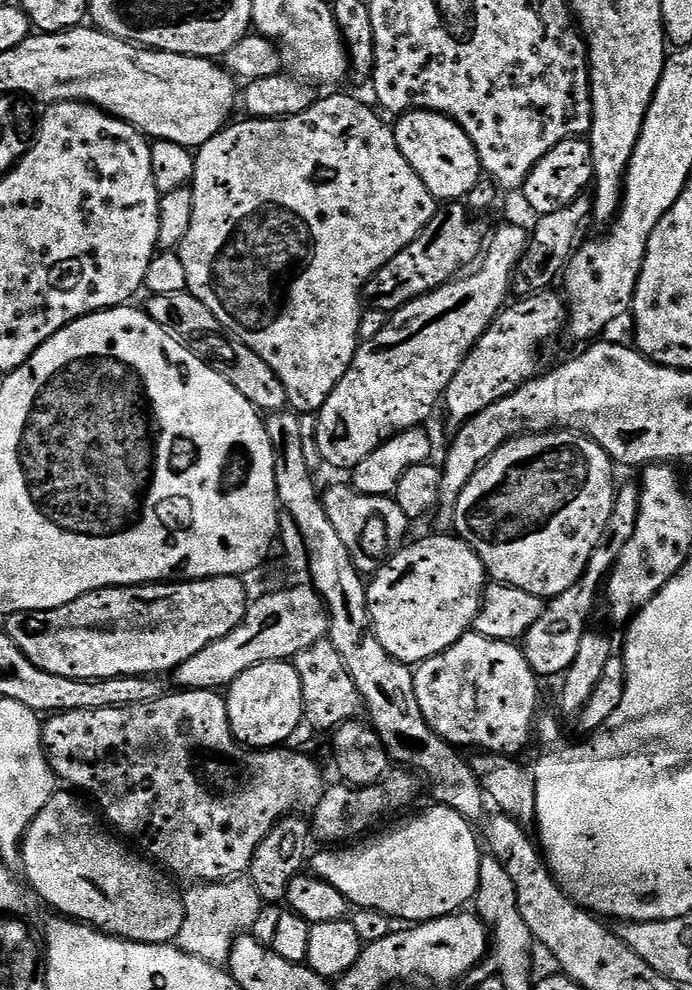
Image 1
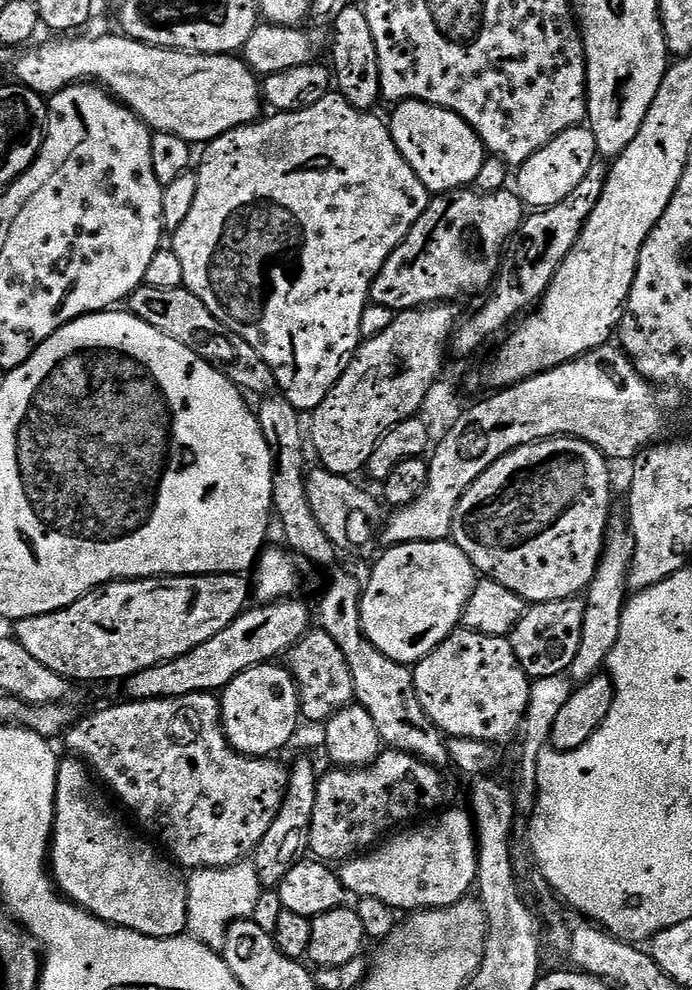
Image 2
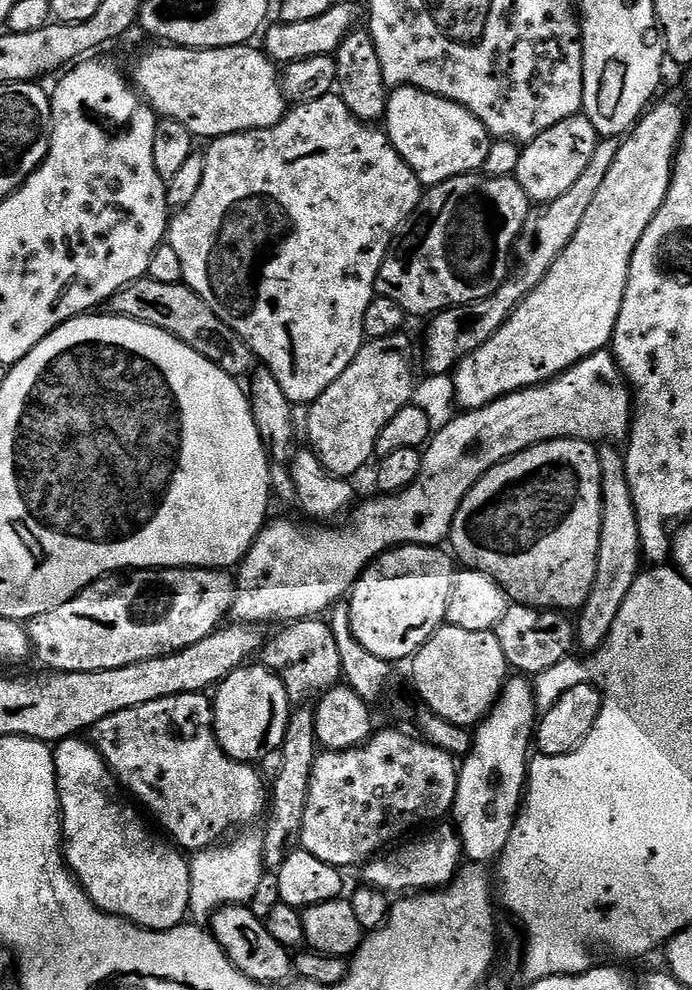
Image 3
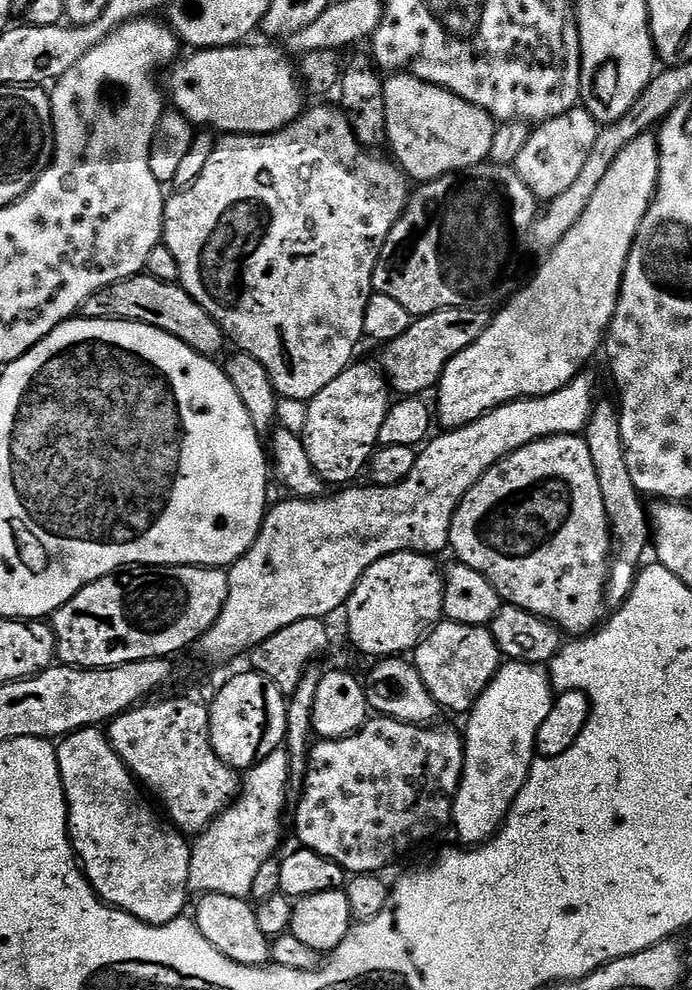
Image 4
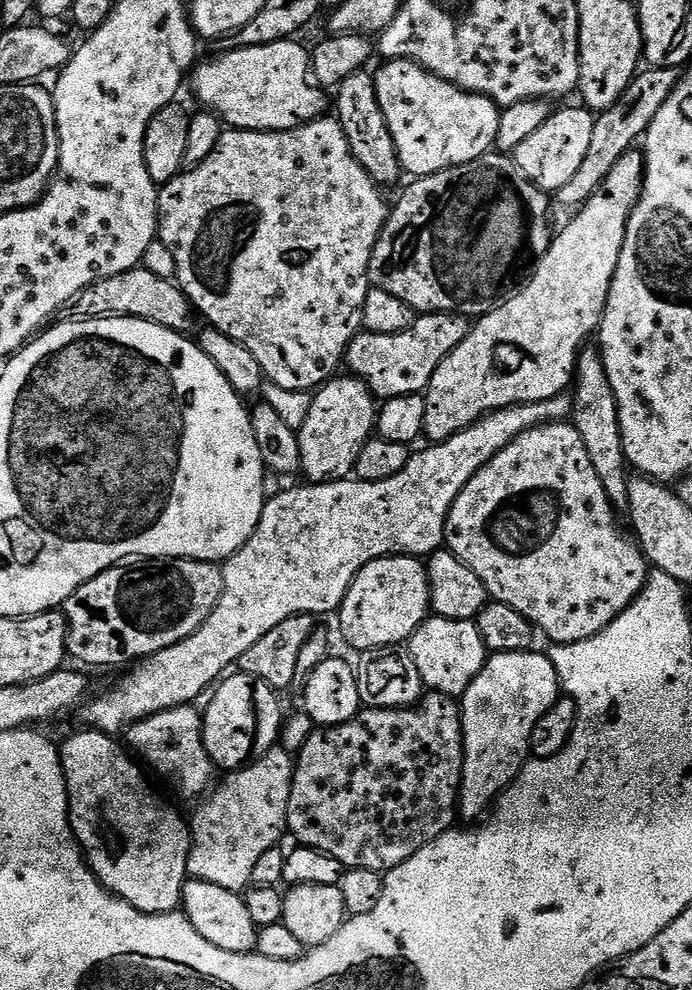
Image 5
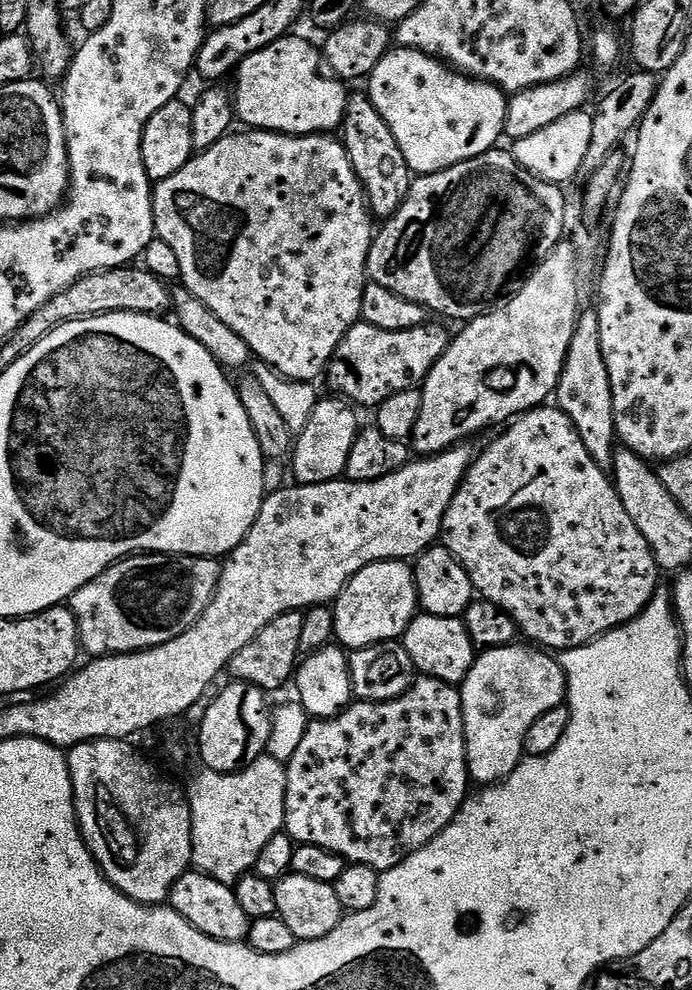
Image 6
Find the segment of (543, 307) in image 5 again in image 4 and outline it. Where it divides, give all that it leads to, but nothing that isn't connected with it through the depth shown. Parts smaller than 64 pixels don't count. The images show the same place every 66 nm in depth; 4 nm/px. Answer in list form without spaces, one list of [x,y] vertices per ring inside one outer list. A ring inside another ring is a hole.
[[[652,134],[634,138],[634,142],[630,142],[630,146],[626,146],[626,150],[610,162],[610,171],[606,173],[606,178],[602,178],[594,198],[590,198],[590,206],[586,206],[582,218],[574,222],[574,230],[567,232],[543,257],[544,265],[537,270],[536,277],[525,288],[523,285],[499,309],[501,312],[496,317],[493,315],[489,319],[478,342],[466,346],[462,354],[450,358],[434,392],[434,416],[441,429],[466,426],[490,410],[509,404],[511,400],[554,394],[585,371],[584,363],[599,348],[601,351],[608,328],[612,325],[632,243],[638,234],[638,226],[642,226],[642,218],[646,218],[646,210],[656,197],[659,169],[660,145]]]

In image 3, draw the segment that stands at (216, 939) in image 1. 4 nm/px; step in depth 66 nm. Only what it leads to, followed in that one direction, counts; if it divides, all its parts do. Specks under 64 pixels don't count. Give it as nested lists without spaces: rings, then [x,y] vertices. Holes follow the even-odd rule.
[[[252,830],[241,831],[227,842],[204,848],[191,857],[188,911],[193,921],[207,921],[217,910],[227,904],[251,905],[254,890],[258,890],[258,882],[265,876],[266,869],[263,835],[256,833],[255,836],[250,831]]]

